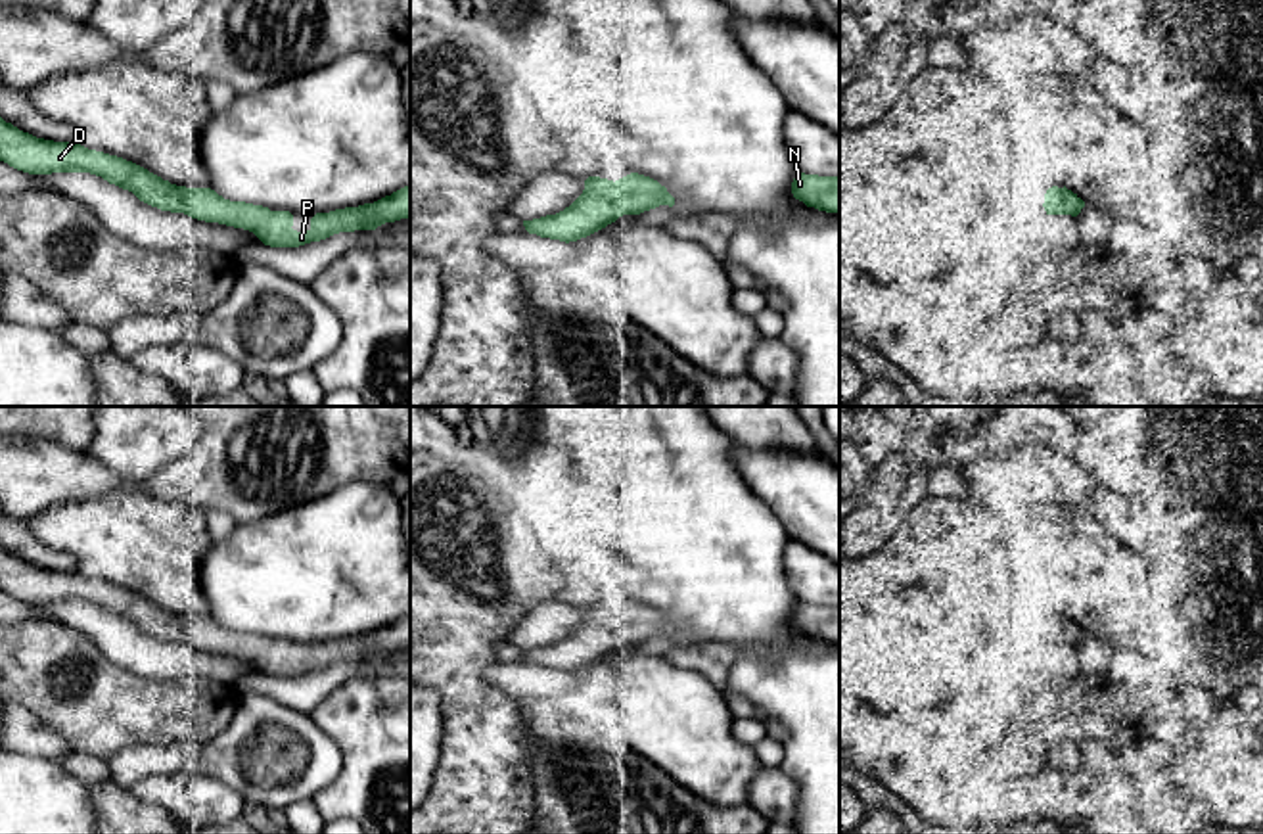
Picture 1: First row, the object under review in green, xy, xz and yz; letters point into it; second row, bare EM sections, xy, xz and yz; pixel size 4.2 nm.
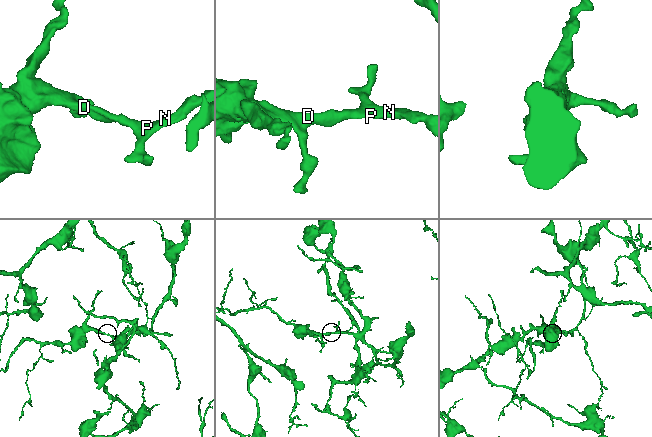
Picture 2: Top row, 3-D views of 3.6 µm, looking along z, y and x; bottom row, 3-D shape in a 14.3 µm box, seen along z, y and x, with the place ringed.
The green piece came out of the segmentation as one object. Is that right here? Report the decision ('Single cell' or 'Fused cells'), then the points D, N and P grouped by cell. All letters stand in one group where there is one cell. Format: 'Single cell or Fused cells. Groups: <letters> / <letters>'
Single cell. Groups: D N P

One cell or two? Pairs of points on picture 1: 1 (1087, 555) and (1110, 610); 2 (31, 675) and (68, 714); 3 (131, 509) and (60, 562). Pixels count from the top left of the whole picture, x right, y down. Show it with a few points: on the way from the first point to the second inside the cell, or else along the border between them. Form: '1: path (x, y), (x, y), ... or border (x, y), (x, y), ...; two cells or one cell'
1: path (1087, 568), (1102, 597); one cell
2: path (41, 685), (58, 704); one cell
3: border (29, 530), (41, 541), (62, 549), (75, 570); two cells

